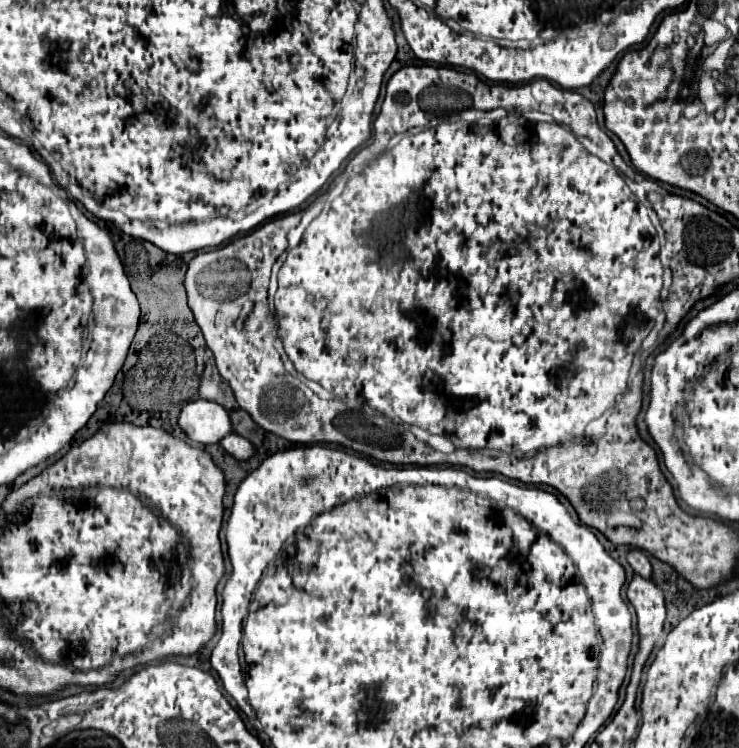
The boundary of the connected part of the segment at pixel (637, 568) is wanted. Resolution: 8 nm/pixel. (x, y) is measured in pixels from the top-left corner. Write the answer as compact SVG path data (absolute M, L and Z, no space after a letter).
M630 549L628 563L630 563L630 567L634 569L636 575L640 575L644 579L652 577L652 565L650 565L650 561L646 559L646 555L640 549Z

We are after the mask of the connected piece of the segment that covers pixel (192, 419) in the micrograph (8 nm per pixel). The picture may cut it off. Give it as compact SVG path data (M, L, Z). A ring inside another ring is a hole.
M190 401L178 417L180 429L196 443L220 443L234 431L228 411L214 401Z

